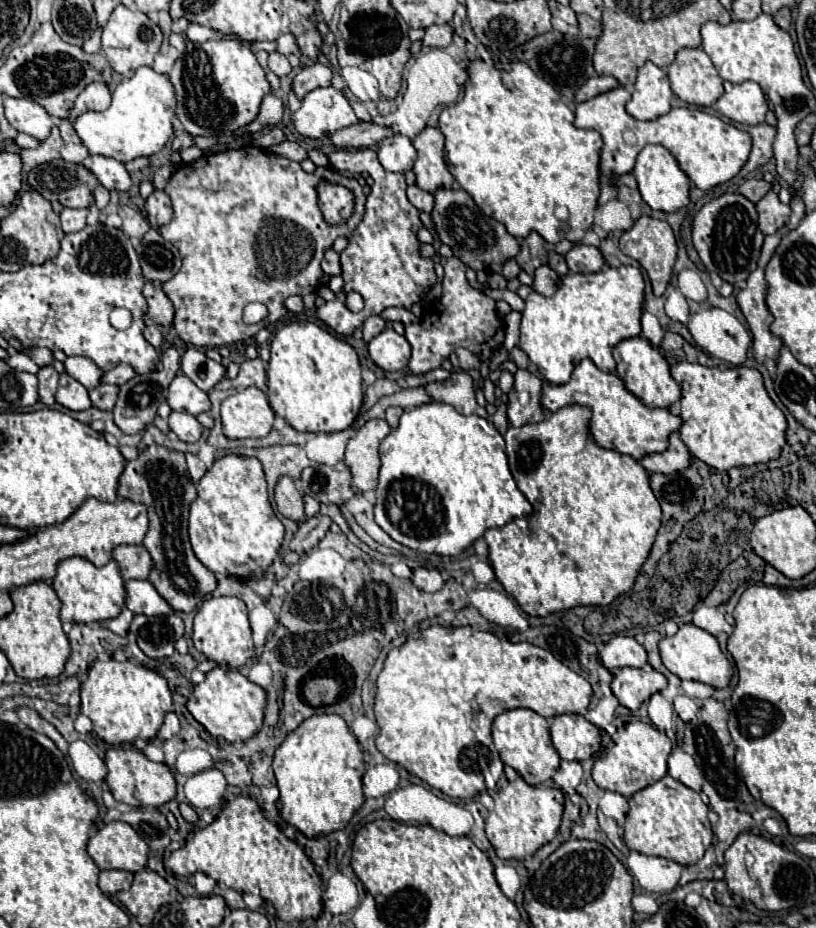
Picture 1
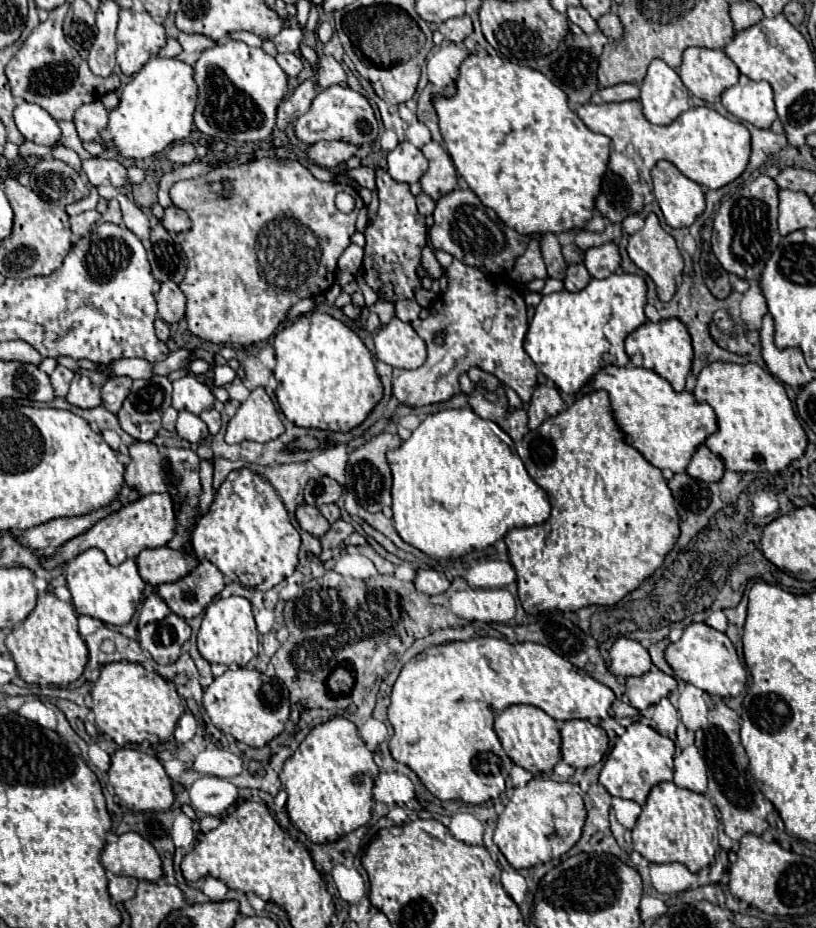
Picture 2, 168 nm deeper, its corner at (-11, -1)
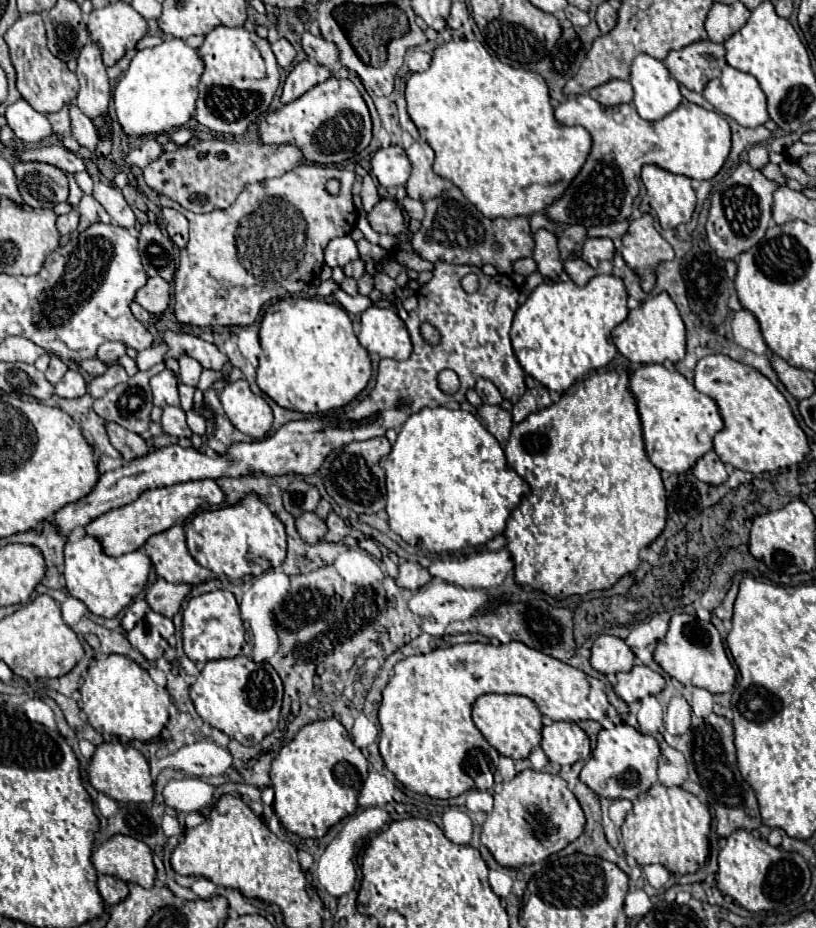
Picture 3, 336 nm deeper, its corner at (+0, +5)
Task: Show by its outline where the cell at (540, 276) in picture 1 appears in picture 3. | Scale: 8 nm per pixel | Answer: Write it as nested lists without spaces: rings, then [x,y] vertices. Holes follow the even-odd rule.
[[[569,259],[569,261],[563,261],[563,267],[565,267],[565,273],[569,275],[569,279],[577,285],[583,285],[587,283],[593,275],[595,275],[595,269],[587,267],[587,263],[583,263],[583,259]]]

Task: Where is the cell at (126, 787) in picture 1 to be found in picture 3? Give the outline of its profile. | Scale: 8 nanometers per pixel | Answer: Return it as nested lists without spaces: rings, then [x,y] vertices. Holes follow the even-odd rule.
[[[101,743],[89,763],[89,781],[91,785],[115,801],[131,803],[151,803],[155,797],[153,779],[149,775],[147,759],[131,745],[121,743]]]

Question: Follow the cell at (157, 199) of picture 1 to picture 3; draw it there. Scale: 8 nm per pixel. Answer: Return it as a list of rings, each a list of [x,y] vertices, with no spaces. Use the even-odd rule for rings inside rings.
[[[163,207],[163,221],[165,221],[167,233],[173,239],[173,243],[177,247],[185,247],[185,243],[187,243],[187,219],[179,211]]]

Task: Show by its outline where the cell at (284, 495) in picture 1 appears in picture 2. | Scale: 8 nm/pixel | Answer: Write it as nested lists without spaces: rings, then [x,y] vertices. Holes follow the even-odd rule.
[[[306,503],[300,505],[296,509],[296,519],[298,519],[300,527],[306,533],[310,533],[312,537],[322,537],[330,529],[330,523],[324,519],[324,515],[314,505],[306,505]]]

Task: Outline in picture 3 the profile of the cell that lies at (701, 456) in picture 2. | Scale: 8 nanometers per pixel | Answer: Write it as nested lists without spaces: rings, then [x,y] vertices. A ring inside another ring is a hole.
[[[707,451],[703,457],[699,457],[691,471],[699,481],[709,485],[721,485],[723,481],[727,481],[727,469],[719,461],[715,451]]]

